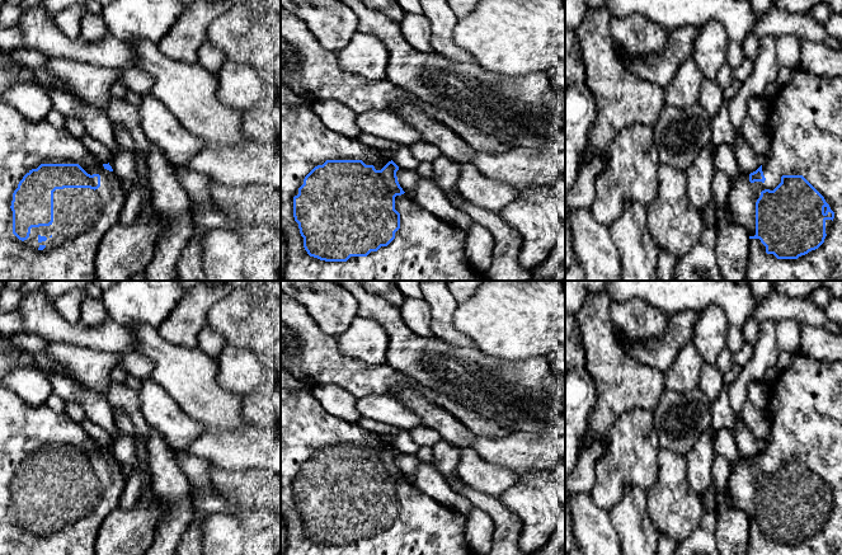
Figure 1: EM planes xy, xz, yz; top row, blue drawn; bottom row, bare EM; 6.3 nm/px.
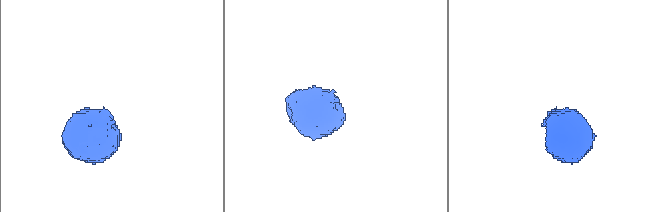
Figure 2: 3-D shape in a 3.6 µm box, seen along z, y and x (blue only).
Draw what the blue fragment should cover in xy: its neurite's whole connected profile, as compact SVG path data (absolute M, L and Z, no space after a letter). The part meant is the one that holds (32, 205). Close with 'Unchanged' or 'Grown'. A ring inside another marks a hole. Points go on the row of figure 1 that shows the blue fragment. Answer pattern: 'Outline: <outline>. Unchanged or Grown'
Outline: M0 103L0 281L95 281L95 257L105 232L119 222L119 216L126 201L127 193L122 189L121 179L116 175L112 166L99 163L83 144L67 131L58 130L47 119L43 122L30 122L17 109Z. Grown

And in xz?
Outline: M281 80L281 230L287 244L287 263L283 281L486 281L484 274L470 265L465 244L467 232L423 210L400 187L396 177L399 166L384 159L378 150L357 138L344 137L328 130L314 112L311 103L297 97Z. Grown

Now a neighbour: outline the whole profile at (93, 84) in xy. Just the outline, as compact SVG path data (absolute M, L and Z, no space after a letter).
M46 57L38 66L48 70L70 91L98 109L108 108L110 88L119 75L117 69L94 66L70 58Z

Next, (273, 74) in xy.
M281 56L268 67L267 74L263 74L262 70L259 72L271 81L281 95Z

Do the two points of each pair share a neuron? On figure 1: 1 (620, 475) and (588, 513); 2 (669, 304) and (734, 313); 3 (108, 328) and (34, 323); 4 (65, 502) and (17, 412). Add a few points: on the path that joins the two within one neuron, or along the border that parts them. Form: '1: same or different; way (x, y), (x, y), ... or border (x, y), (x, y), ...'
1: different; border (589, 493), (593, 502), (607, 511)
2: same; way (686, 297), (718, 297)
3: same; way (90, 334), (70, 334), (52, 328)
4: same; way (42, 479), (17, 454), (17, 434)

